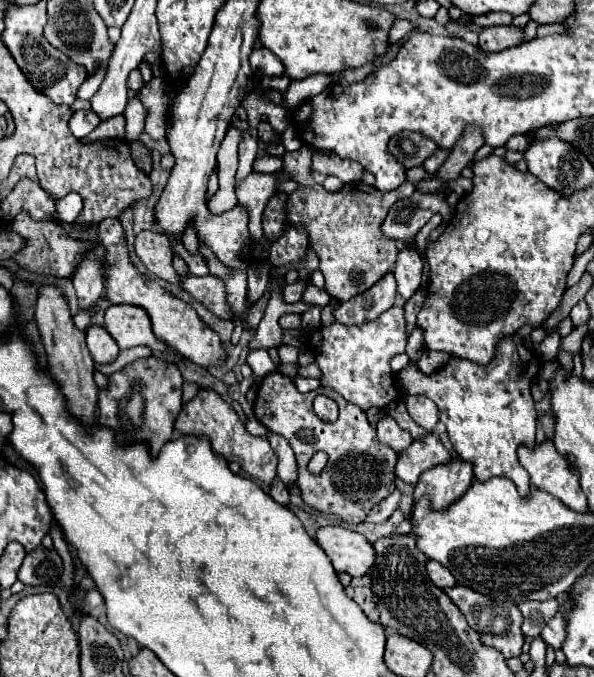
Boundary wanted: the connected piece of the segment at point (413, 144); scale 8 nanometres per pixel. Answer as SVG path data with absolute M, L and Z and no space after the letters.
M400 132L390 140L390 152L406 166L406 168L414 168L414 166L422 166L424 160L428 156L432 156L436 152L436 142L430 140L428 136L424 136L422 132Z

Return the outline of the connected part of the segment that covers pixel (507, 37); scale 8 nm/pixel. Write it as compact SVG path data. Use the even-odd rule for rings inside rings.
M490 26L480 32L480 50L500 52L512 46L518 46L522 38L522 30L516 26Z

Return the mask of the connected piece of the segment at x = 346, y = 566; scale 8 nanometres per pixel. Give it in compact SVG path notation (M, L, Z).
M340 526L320 528L316 542L328 554L334 568L338 572L348 572L350 576L364 576L376 558L374 546L362 534Z

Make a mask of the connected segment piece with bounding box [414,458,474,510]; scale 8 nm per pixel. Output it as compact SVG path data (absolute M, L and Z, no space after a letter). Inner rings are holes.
M452 458L446 464L434 466L426 472L420 474L418 486L414 492L416 496L422 494L432 494L432 508L442 510L444 506L452 504L460 494L464 494L464 490L468 490L468 486L472 484L472 464L464 462L462 458Z

